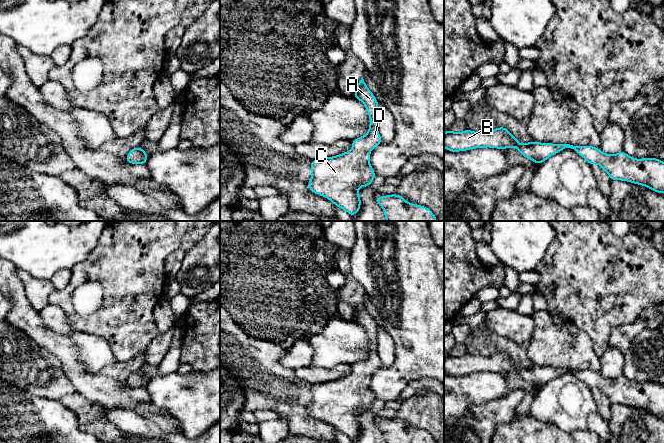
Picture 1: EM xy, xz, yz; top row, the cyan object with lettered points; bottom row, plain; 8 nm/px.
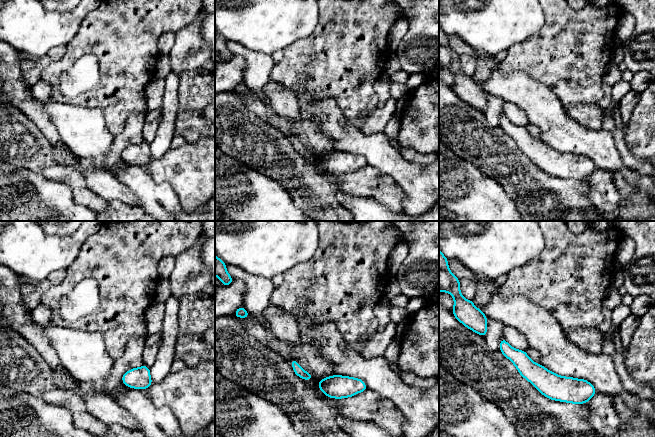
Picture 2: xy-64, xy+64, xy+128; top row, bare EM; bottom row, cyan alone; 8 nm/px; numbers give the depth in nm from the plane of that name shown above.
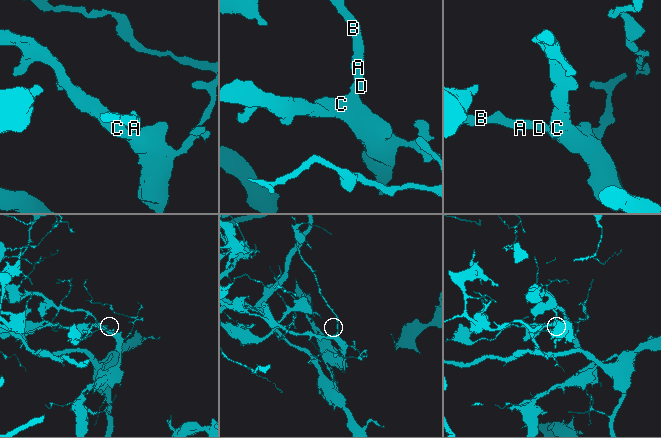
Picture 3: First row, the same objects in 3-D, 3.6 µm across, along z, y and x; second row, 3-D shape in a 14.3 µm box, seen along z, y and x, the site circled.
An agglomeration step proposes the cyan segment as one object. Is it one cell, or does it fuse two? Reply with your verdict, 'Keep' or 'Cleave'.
Keep

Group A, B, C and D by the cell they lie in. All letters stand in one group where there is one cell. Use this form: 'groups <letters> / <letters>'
groups A B C D

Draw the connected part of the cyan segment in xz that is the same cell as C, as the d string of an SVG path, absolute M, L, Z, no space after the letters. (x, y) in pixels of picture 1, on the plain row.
M363 301L355 310L354 321L363 326L367 333L370 341L368 357L353 364L352 373L348 376L333 381L311 384L312 401L308 406L308 412L313 417L326 421L336 431L347 435L351 440L356 439L360 433L361 424L358 413L370 410L376 400L370 389L369 380L371 374L382 366L382 362L377 354L377 332L379 327L366 310Z

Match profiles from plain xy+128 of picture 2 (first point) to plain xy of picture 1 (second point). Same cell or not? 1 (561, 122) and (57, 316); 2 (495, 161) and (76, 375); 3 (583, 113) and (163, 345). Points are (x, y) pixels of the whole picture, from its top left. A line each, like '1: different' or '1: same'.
1: different
2: different
3: same

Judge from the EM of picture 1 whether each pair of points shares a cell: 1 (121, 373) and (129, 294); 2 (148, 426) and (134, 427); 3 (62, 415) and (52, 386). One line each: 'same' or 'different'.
1: different
2: same
3: different

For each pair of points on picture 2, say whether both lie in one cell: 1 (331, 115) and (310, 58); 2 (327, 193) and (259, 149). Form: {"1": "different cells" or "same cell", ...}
{"1": "different cells", "2": "same cell"}

